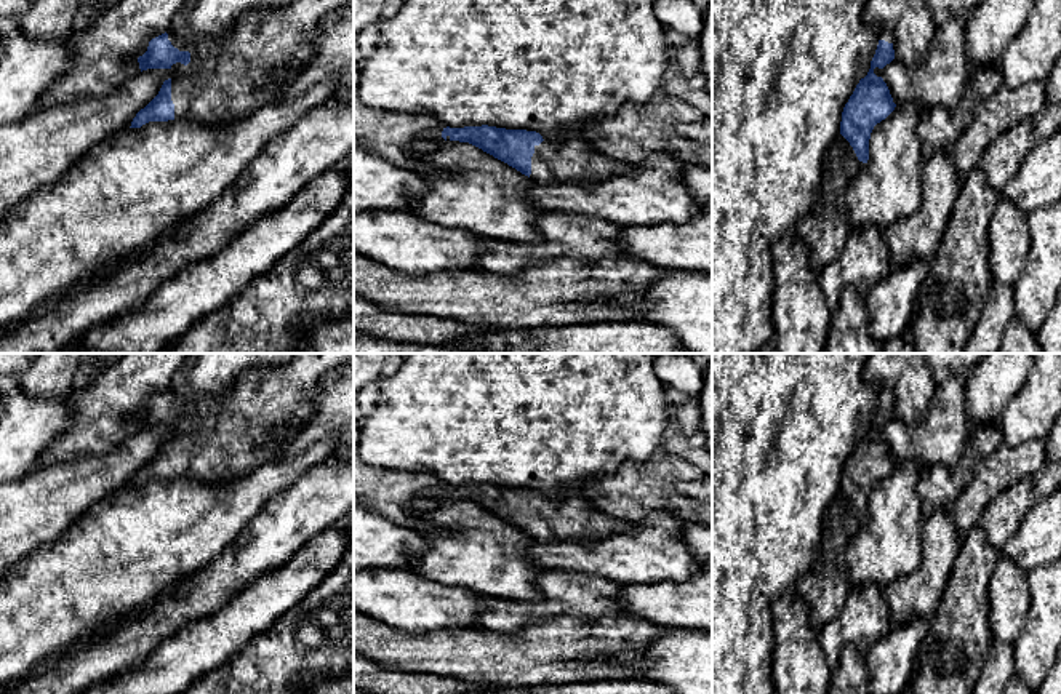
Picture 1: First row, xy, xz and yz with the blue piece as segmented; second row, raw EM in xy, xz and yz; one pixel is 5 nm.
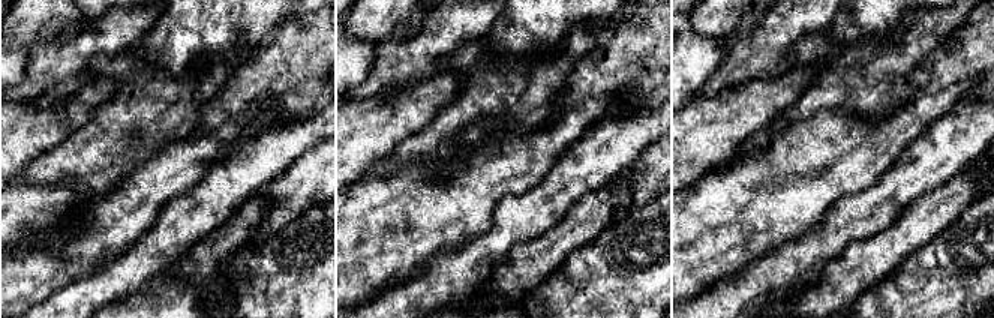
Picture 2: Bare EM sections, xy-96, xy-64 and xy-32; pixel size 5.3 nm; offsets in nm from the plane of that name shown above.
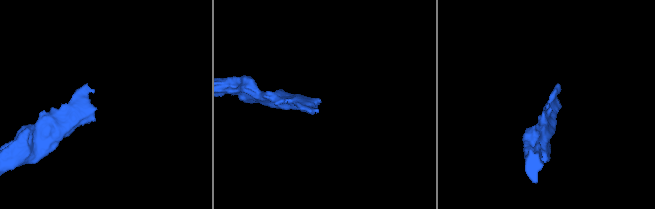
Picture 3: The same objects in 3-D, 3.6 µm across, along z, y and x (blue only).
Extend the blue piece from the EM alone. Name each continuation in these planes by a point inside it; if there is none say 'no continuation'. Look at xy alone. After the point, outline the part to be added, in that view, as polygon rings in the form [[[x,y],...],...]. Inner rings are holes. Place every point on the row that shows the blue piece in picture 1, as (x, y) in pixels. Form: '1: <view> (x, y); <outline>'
1: xy (234, 74); [[[293,0],[283,10],[253,10],[219,37],[184,43],[171,30],[168,40],[190,53],[187,66],[170,69],[176,120],[200,122],[211,109],[229,125],[278,99],[282,77],[296,75],[314,54],[322,19],[354,0]]]

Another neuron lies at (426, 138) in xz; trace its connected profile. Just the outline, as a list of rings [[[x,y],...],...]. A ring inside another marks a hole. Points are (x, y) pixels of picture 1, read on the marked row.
[[[354,62],[354,142],[400,168],[429,173],[426,158],[448,142],[442,138],[446,125],[430,115],[392,114],[366,106],[358,96],[358,78],[360,66]]]

